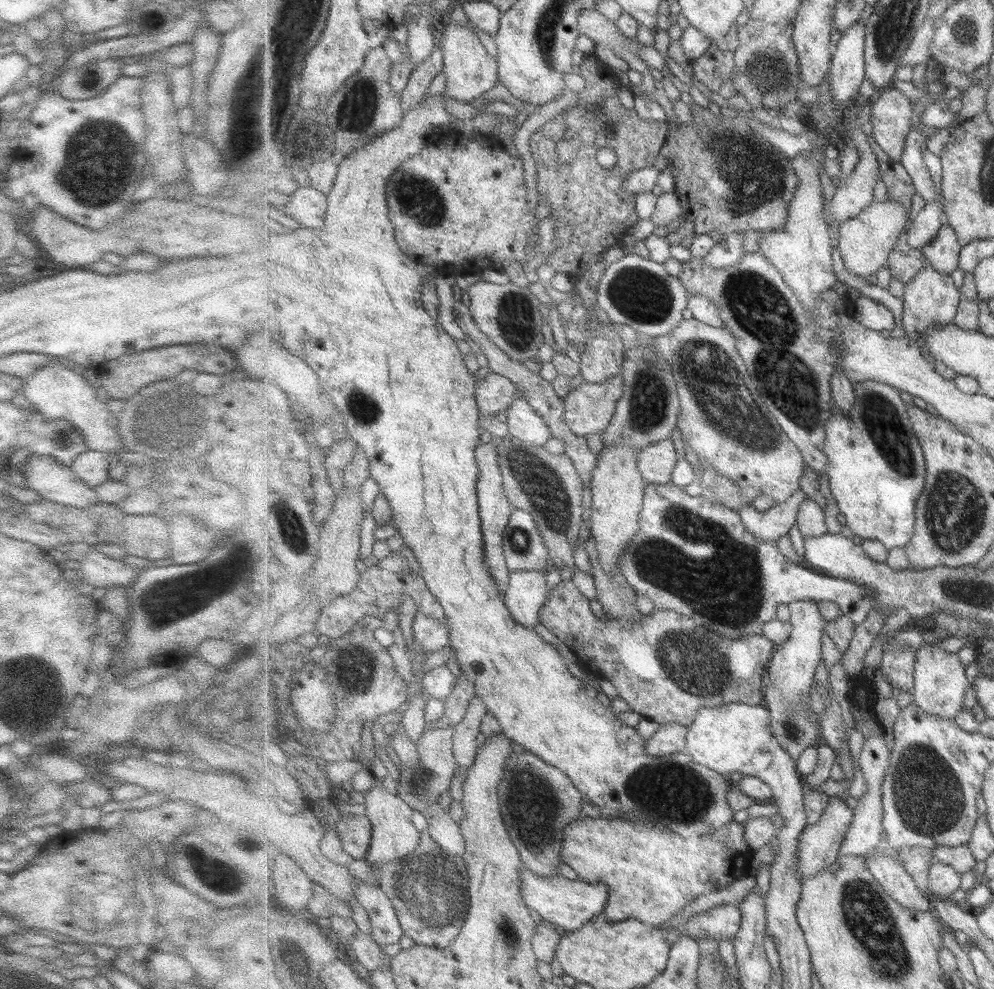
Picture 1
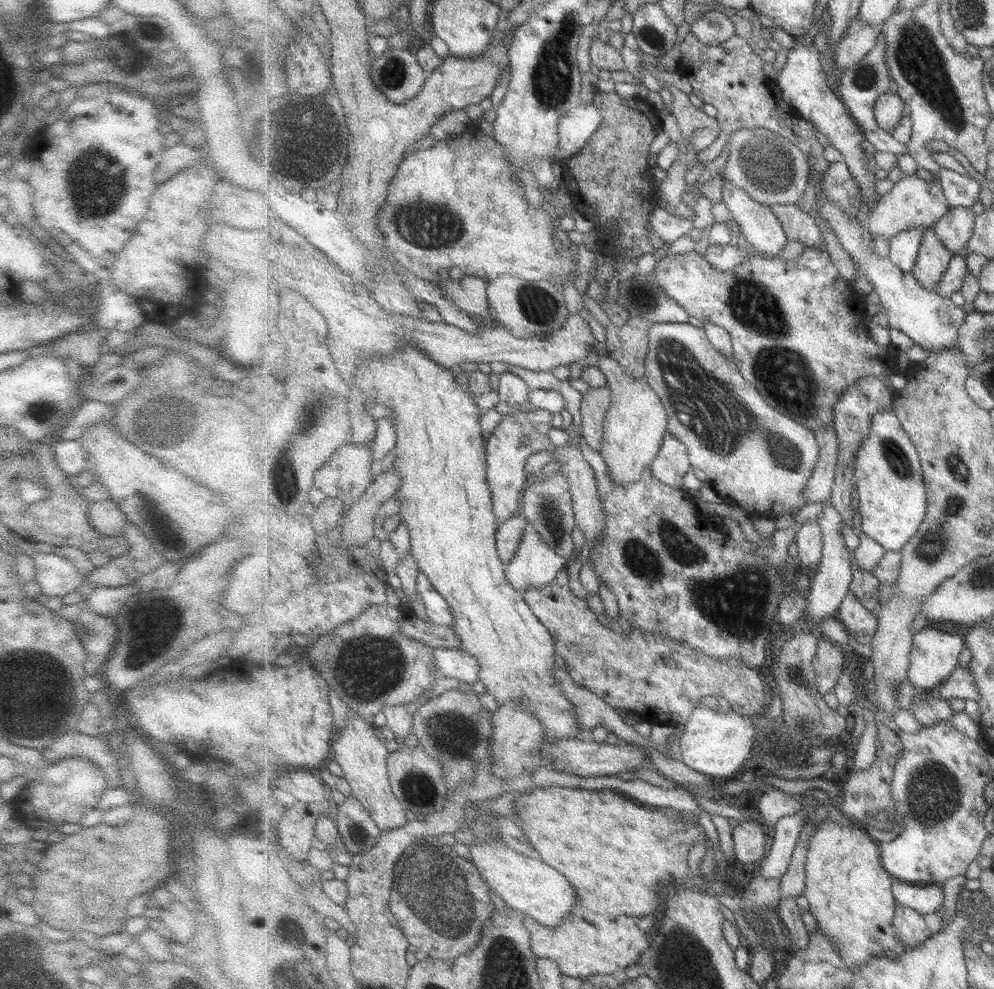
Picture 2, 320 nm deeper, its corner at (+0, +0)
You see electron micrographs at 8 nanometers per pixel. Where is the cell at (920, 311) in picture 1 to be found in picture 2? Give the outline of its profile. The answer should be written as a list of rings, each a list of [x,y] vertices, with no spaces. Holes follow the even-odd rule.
[[[934,230],[925,231],[925,238],[921,242],[921,251],[912,274],[927,290],[936,291],[939,282],[950,269],[954,254],[949,251],[943,242],[937,238]]]

